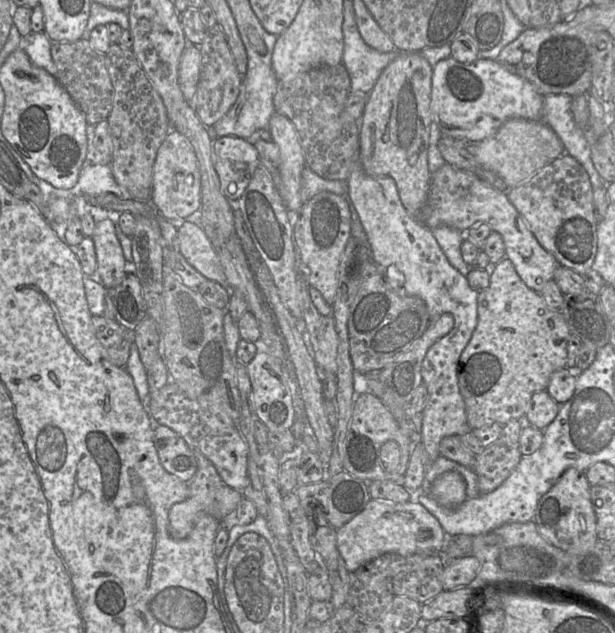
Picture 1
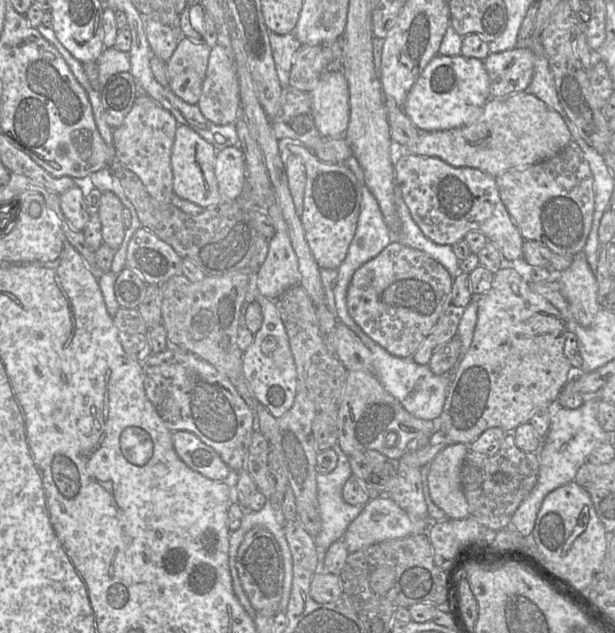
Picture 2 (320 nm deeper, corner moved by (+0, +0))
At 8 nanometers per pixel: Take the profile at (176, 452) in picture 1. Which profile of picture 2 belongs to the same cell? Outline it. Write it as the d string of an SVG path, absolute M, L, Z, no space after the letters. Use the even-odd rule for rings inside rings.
M177 430L172 433L175 452L192 470L214 481L225 480L231 469L220 455L194 433Z

